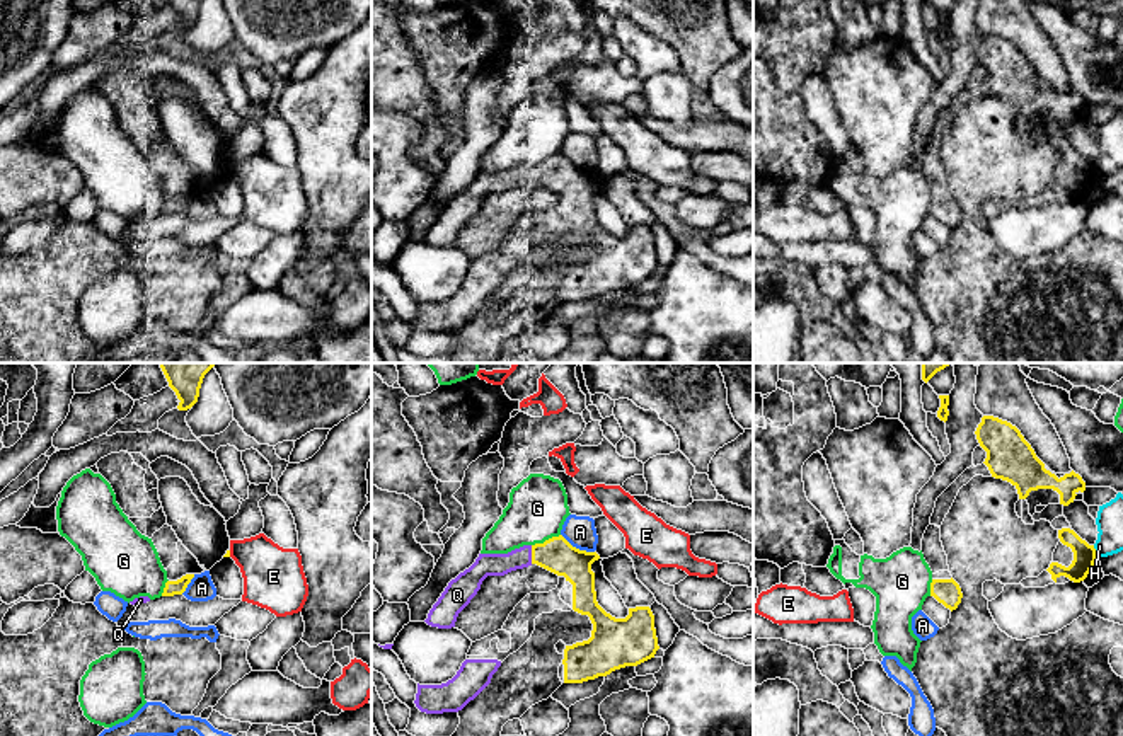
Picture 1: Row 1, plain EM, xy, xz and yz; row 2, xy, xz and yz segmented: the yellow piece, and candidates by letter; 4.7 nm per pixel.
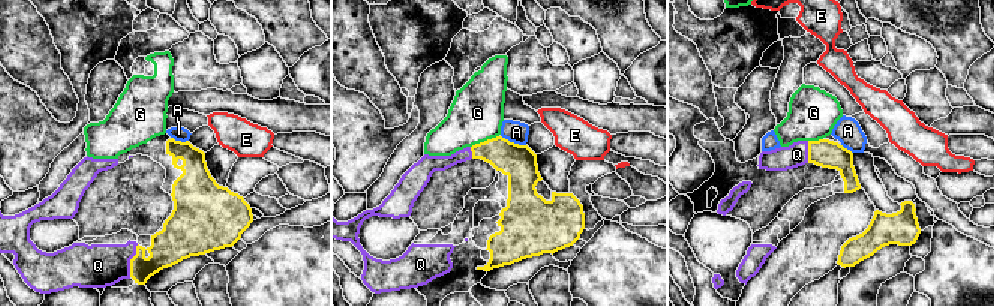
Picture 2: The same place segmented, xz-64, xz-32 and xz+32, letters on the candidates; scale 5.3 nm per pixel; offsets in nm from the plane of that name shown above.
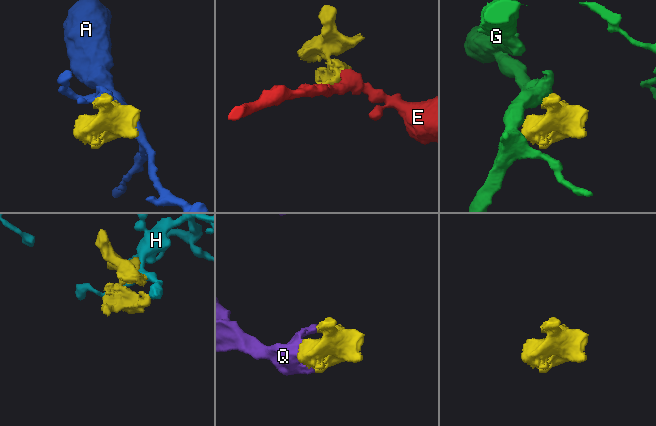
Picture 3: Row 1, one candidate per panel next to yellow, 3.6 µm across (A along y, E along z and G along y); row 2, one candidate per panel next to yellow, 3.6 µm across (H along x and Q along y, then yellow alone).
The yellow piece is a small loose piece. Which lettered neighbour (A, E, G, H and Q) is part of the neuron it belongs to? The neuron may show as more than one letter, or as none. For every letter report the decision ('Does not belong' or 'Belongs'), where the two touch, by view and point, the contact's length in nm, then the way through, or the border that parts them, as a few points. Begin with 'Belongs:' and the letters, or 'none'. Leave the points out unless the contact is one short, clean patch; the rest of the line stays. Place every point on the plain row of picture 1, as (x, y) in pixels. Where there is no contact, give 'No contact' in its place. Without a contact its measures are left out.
Belongs: Q
A: Does not belong. Touches yellow at xz (578, 167). Shared border 180 nm. Boundary: xz (561, 152), (573, 164), (593, 171)
E: Does not belong. Touches yellow at xy (229, 172). Shared border 30 nm. Boundary: xy (229, 169), (230, 174)
G: Does not belong. Touches yellow at xz (546, 159). Shared border 150 nm
H: Does not belong. Touches yellow at yz (1094, 169). Shared border 60 nm
Q: Belongs. Touches yellow at xz (532, 172). Shared border 90 nm

